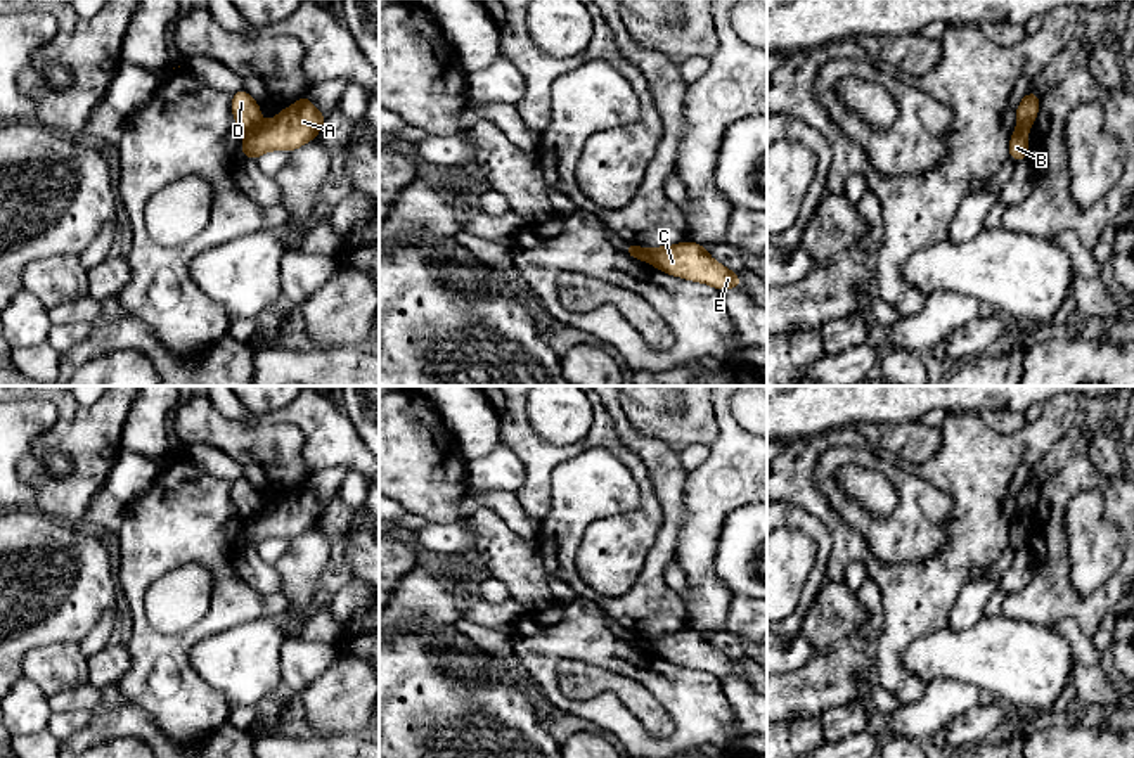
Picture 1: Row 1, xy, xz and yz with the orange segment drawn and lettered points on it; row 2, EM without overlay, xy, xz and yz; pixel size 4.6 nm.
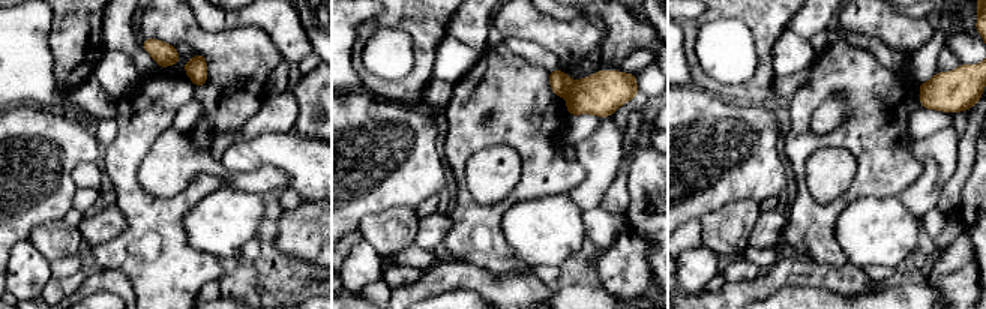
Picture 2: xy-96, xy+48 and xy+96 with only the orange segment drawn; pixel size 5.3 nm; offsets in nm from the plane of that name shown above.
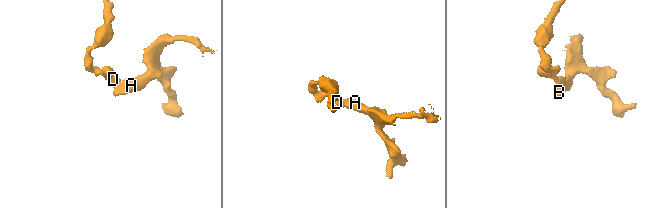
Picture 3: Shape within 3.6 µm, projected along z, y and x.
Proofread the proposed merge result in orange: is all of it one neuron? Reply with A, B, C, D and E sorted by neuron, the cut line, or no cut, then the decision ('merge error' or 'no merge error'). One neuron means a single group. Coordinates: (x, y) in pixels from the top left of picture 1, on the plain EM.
A B C E / D; cut in xy along (260, 509), (244, 521); merge error

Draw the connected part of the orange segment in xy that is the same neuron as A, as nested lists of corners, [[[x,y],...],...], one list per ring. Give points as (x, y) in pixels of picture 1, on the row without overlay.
[[[305,483],[270,509],[244,521],[241,540],[246,545],[258,547],[268,538],[296,538],[319,524],[325,505]]]

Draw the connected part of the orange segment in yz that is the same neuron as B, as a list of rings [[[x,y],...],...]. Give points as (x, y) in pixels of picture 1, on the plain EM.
[[[1016,516],[1009,526],[1009,543],[1015,549],[1028,543],[1028,517]]]

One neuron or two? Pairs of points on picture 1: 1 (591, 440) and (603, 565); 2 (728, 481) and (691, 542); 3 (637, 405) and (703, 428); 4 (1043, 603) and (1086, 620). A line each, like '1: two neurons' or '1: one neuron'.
1: one neuron
2: one neuron
3: one neuron
4: one neuron

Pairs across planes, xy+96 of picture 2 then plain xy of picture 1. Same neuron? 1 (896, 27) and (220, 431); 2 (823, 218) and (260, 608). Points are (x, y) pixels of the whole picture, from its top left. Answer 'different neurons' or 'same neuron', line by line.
1: same neuron
2: same neuron

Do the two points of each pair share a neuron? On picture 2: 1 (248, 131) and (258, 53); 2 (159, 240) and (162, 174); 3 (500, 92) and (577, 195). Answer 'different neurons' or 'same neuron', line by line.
1: different neurons
2: different neurons
3: different neurons

